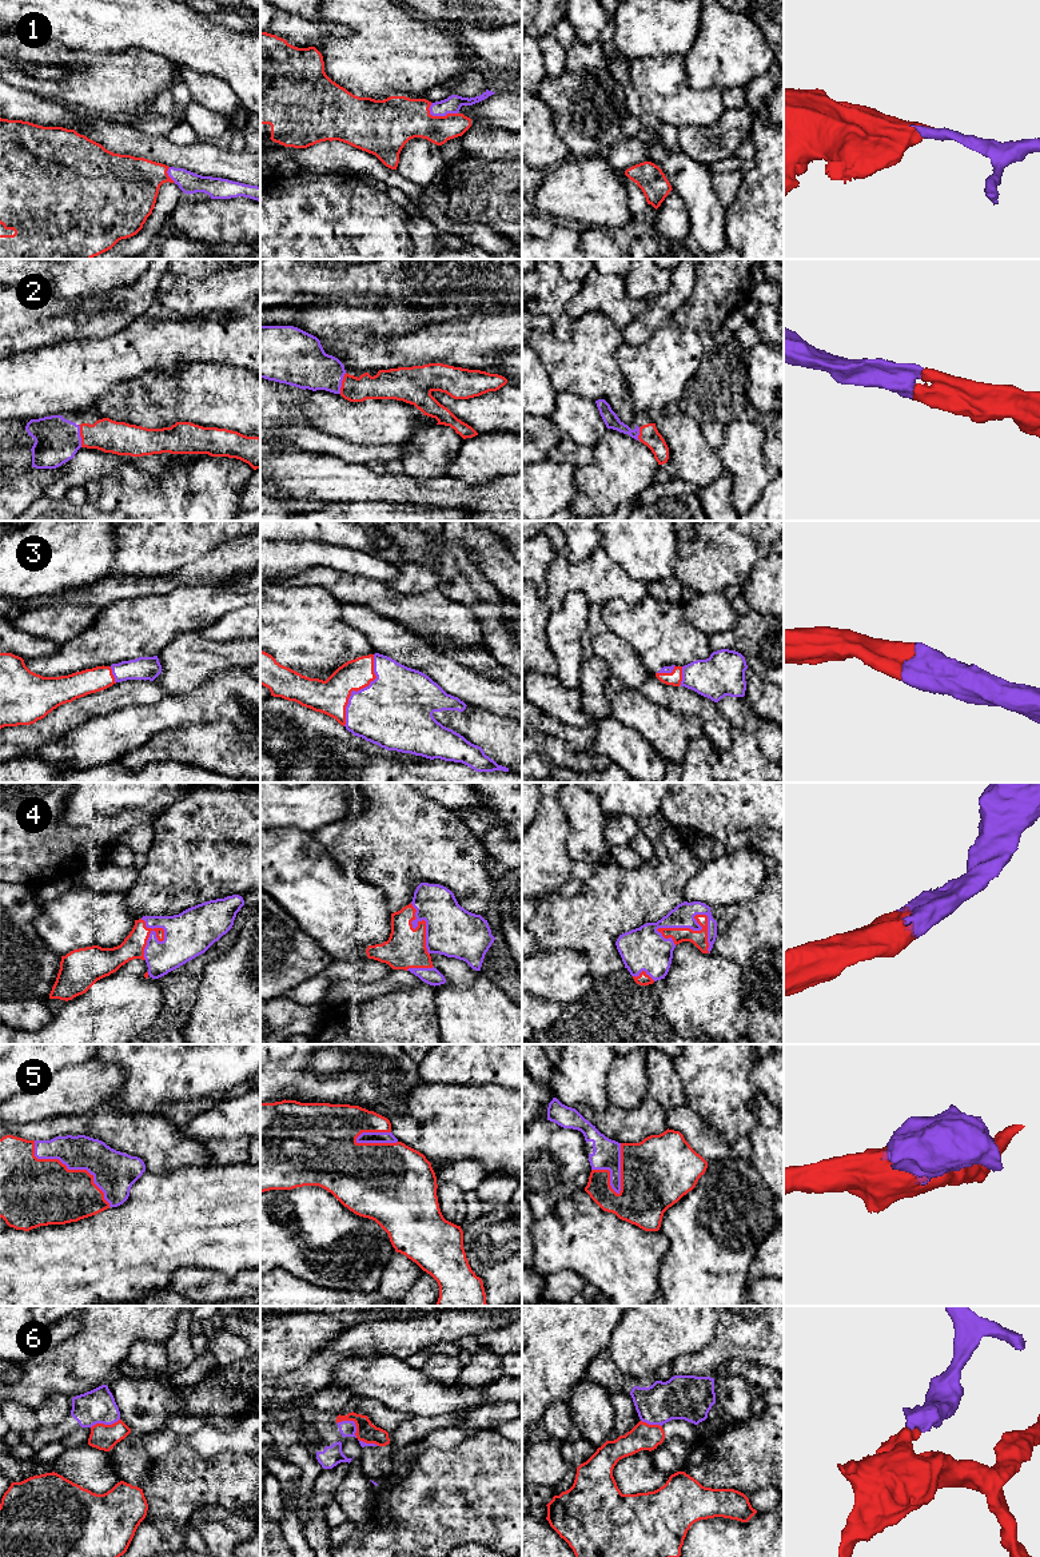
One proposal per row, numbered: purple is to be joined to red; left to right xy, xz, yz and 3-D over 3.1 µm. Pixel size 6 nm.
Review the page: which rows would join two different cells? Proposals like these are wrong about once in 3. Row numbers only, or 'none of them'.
6

